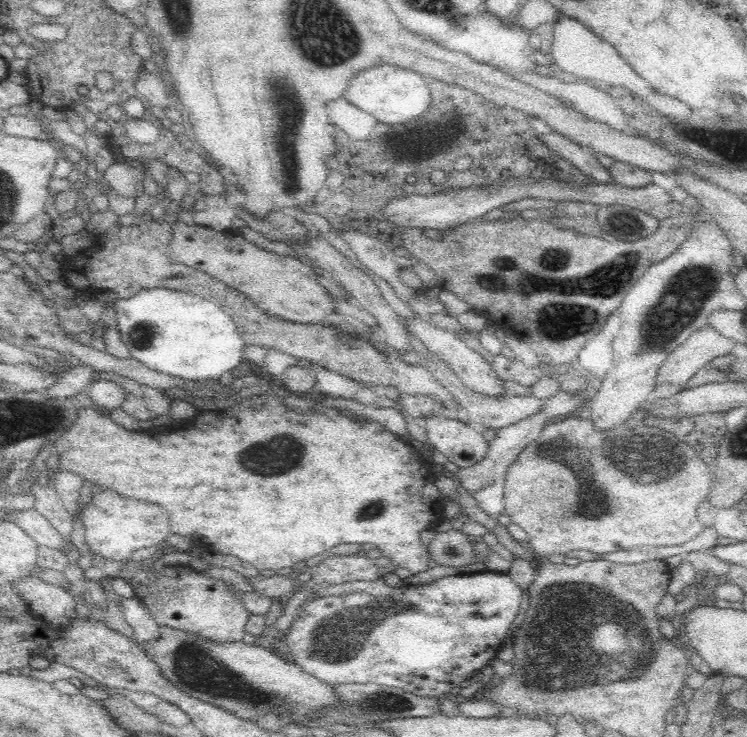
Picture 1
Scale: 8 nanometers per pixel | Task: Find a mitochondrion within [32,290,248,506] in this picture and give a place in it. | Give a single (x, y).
(144, 332)

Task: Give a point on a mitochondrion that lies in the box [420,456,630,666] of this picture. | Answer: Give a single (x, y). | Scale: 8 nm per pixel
(593, 504)

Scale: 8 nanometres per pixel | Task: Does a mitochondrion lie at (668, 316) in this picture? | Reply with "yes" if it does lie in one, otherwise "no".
yes

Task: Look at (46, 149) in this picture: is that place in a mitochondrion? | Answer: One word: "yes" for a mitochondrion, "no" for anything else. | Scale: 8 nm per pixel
no

